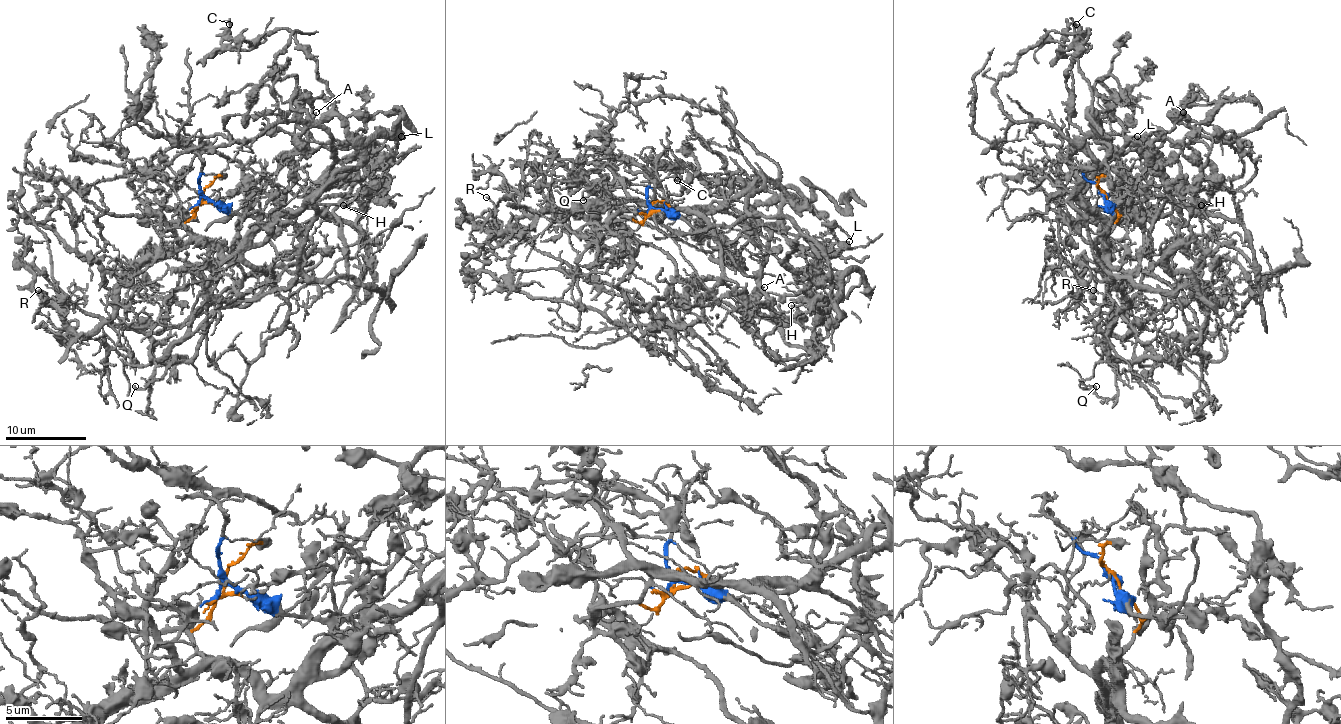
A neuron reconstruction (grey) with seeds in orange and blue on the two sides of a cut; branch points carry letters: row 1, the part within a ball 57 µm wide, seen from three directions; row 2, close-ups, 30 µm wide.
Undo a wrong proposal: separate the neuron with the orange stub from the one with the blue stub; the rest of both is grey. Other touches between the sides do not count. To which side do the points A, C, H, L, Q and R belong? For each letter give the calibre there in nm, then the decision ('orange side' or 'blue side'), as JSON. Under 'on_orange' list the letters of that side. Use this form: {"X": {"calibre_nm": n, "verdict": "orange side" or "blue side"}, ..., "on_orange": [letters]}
{"A": {"calibre_nm": 400, "verdict": "blue side"}, "C": {"calibre_nm": 150, "verdict": "blue side"}, "H": {"calibre_nm": 150, "verdict": "orange side"}, "L": {"calibre_nm": 180, "verdict": "blue side"}, "Q": {"calibre_nm": 200, "verdict": "orange side"}, "R": {"calibre_nm": 140, "verdict": "orange side"}, "on_orange": ["H", "Q", "R"]}

